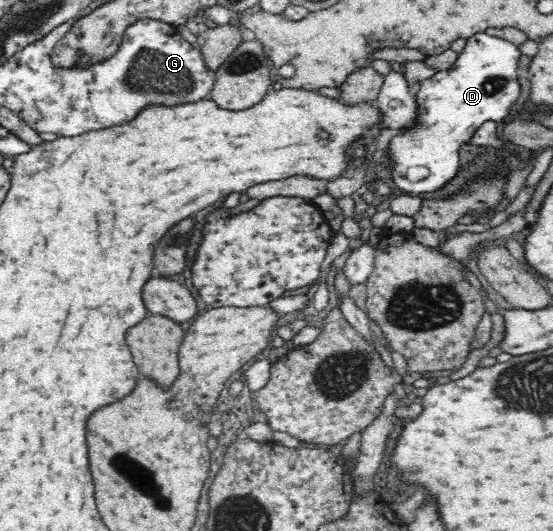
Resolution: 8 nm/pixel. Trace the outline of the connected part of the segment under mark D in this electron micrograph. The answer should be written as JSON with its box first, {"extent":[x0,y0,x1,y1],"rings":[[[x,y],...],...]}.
{"extent":[386,32,520,196],"rings":[[[480,32],[466,40],[462,52],[458,54],[456,62],[448,70],[438,71],[419,82],[419,90],[414,95],[416,97],[414,125],[400,130],[399,134],[390,140],[390,146],[386,150],[390,176],[396,188],[422,196],[442,189],[448,180],[456,176],[458,167],[460,167],[460,148],[469,147],[472,136],[480,130],[480,126],[486,120],[500,122],[510,112],[510,106],[518,100],[520,96],[516,73],[518,58],[520,58],[518,45],[509,40]]]}

